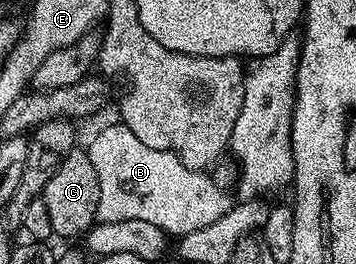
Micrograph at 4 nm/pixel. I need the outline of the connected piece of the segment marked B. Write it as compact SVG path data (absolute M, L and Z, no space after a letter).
M120 121L103 128L87 144L87 150L99 177L97 218L102 223L147 221L159 225L170 237L180 237L211 225L211 221L219 221L230 210L228 197L213 188L206 172L187 169L173 151L143 145Z

